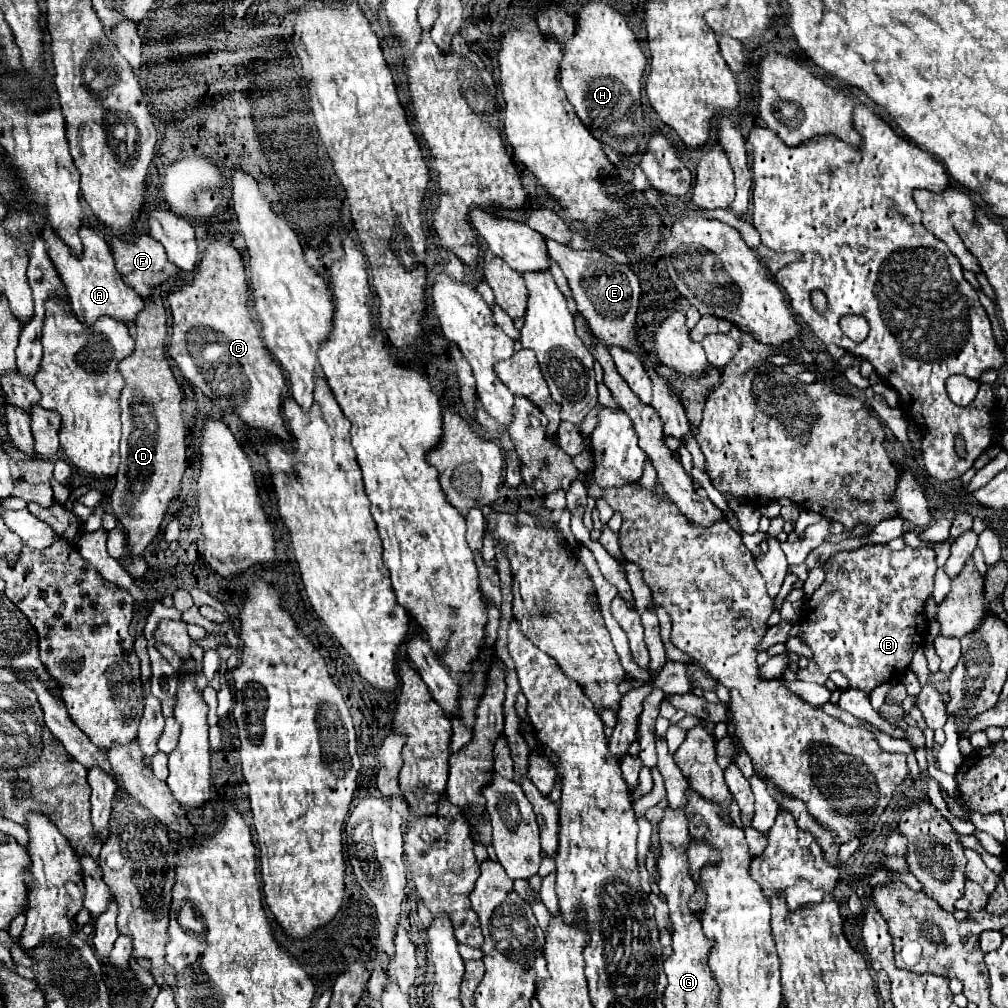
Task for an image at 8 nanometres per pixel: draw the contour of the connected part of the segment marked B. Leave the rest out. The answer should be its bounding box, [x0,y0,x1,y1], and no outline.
[796,544,936,694]

